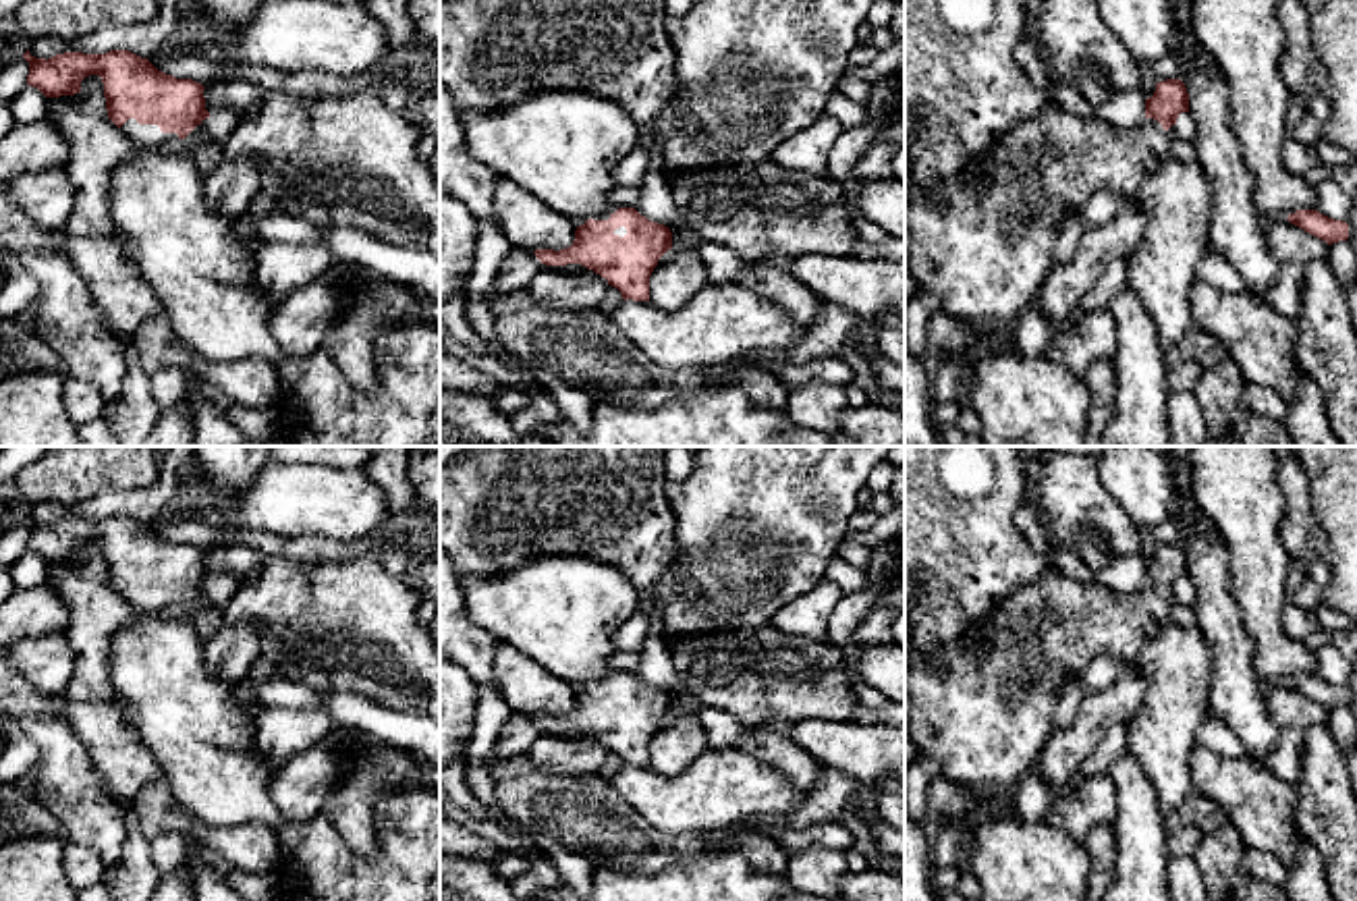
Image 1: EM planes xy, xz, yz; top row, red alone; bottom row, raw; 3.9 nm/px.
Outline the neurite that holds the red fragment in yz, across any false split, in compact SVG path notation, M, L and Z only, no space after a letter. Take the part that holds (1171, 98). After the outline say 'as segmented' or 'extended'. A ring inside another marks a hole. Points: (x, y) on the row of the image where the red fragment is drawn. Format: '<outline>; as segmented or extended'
M1181 79L1156 83L1145 100L1145 118L1131 129L1046 102L1033 118L1006 131L988 156L969 162L973 187L948 176L923 193L905 179L905 226L911 237L905 270L942 301L950 318L994 330L1013 326L1037 303L1046 276L1056 268L1056 233L1067 214L1100 189L1129 203L1145 179L1147 162L1168 158L1181 112L1189 112Z; extended

